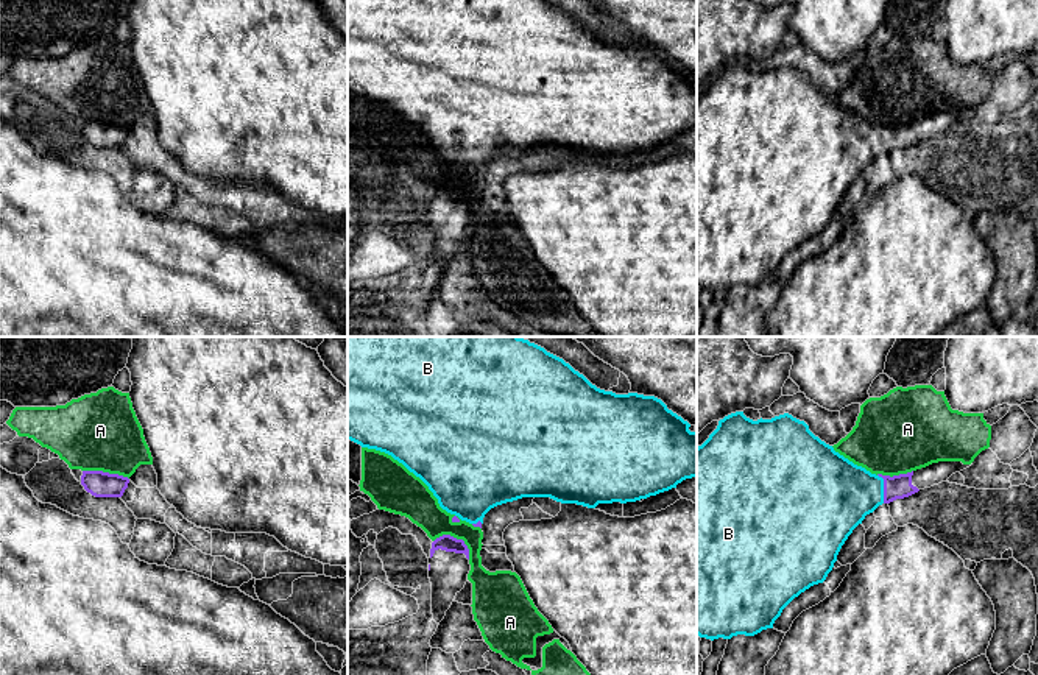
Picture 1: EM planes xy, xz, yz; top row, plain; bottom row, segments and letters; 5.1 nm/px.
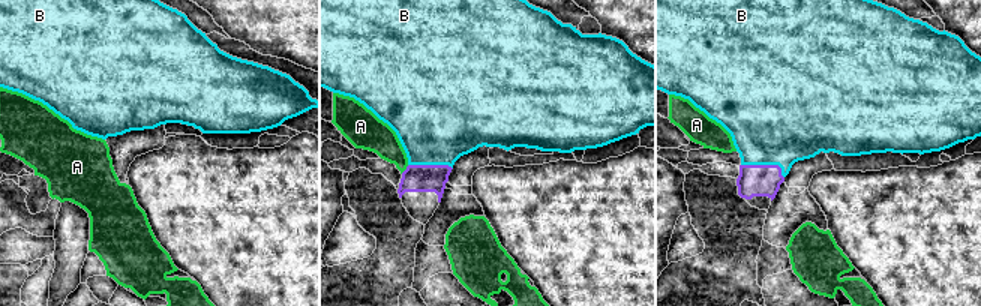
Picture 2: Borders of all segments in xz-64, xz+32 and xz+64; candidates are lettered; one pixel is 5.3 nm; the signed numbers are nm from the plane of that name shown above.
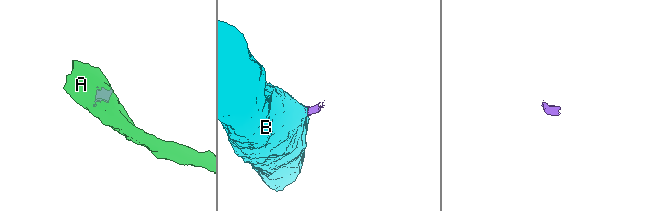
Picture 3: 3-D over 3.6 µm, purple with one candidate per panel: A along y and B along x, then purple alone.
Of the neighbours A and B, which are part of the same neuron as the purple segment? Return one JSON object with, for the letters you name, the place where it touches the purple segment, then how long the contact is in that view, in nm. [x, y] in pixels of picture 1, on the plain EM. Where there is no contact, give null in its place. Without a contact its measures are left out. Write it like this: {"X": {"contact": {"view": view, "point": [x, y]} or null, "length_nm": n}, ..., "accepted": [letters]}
{"B": {"contact": {"view": "yz", "point": [884, 139]}, "length_nm": 160}, "accepted": ["B"]}

